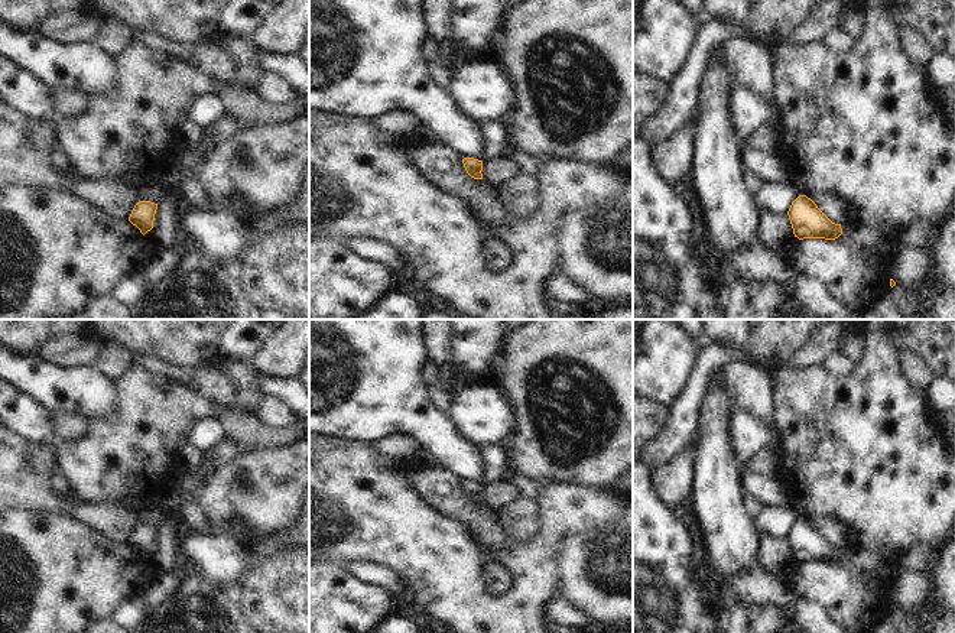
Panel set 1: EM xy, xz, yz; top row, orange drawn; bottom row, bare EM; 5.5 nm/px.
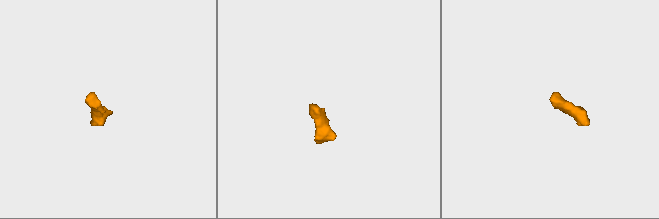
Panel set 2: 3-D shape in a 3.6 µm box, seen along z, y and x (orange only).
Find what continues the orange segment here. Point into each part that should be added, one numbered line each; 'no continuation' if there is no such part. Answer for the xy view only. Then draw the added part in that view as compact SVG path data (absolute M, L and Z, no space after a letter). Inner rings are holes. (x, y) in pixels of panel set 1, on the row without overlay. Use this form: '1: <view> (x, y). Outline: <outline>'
no continuation

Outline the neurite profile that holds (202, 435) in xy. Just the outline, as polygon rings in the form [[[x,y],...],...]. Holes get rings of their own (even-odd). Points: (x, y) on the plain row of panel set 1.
[[[217,418],[196,421],[185,436],[185,442],[205,454],[222,439],[221,422]]]

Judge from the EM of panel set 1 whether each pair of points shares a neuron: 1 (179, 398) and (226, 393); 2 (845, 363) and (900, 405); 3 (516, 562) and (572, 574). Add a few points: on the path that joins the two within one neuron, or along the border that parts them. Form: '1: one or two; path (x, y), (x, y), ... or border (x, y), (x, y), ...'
1: two; border (189, 386), (215, 402)
2: two; border (822, 364), (840, 376), (847, 376), (857, 364)
3: two; border (565, 538), (559, 547), (558, 561), (561, 596)

